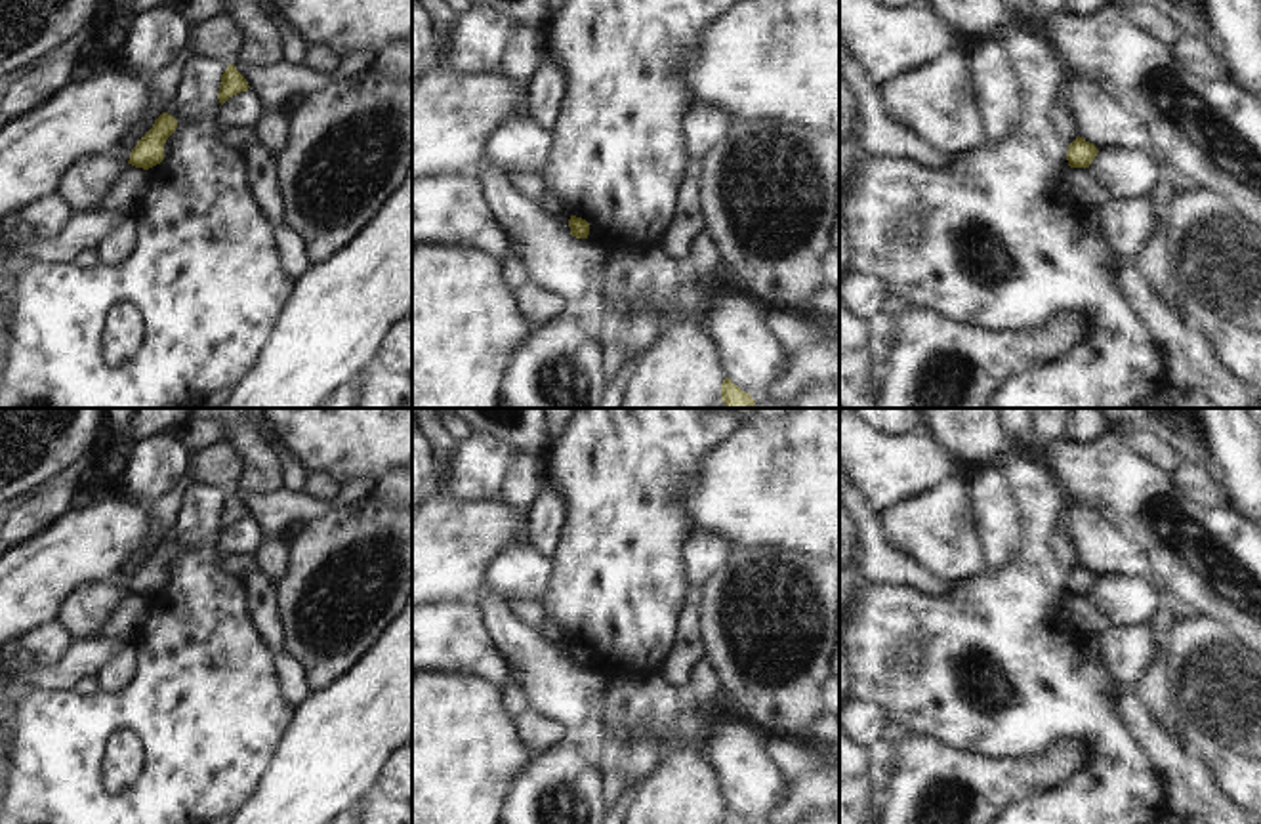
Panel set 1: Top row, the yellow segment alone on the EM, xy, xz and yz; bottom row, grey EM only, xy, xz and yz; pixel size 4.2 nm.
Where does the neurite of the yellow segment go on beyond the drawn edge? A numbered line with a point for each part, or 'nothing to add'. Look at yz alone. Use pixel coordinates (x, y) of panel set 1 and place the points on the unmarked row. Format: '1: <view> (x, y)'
nothing to add.

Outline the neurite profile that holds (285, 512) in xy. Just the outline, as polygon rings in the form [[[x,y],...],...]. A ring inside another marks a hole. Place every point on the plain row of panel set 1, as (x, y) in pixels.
[[[284,490],[269,496],[235,494],[261,528],[263,538],[280,534],[288,538],[300,525],[330,509],[330,504]]]

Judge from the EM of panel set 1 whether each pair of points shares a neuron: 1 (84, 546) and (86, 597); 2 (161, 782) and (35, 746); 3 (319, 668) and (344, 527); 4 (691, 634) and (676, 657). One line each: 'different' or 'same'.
1: different
2: same
3: same
4: same

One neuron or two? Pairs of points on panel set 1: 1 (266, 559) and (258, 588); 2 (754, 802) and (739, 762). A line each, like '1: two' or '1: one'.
1: two
2: one

